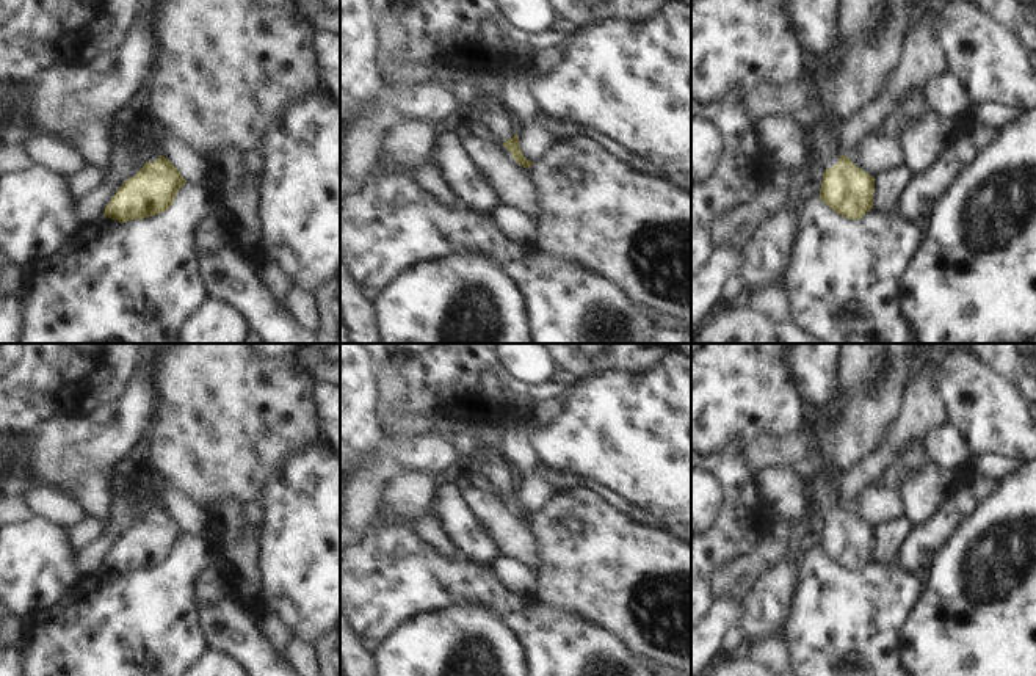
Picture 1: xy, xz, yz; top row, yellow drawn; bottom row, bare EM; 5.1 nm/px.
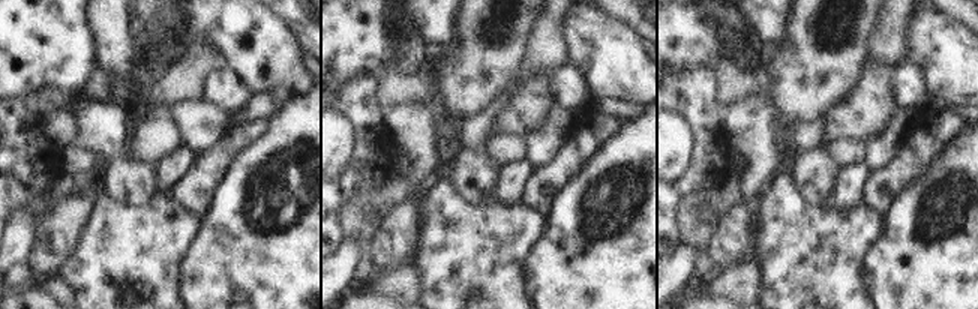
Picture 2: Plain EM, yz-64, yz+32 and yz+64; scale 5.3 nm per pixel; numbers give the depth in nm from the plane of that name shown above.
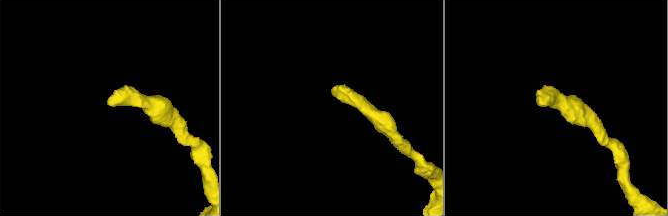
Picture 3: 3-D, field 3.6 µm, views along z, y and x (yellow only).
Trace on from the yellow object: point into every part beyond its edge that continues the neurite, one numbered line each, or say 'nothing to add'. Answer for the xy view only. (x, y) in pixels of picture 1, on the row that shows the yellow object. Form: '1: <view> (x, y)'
1: xy (151, 146)

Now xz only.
1: xz (491, 116)

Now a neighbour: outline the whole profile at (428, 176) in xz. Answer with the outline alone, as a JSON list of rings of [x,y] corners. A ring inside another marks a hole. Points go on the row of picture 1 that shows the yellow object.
[[[433,155],[414,173],[414,177],[425,191],[444,205],[453,207],[458,204],[456,194],[445,184],[440,168],[433,162]]]

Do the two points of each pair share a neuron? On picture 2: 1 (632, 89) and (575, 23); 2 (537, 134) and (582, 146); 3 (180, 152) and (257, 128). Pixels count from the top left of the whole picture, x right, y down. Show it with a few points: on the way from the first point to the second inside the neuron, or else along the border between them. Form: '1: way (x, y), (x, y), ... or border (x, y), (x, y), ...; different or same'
1: way (624, 72), (591, 39); same
2: border (564, 137), (557, 153), (539, 165); different
3: border (195, 156), (189, 168), (173, 185); different

